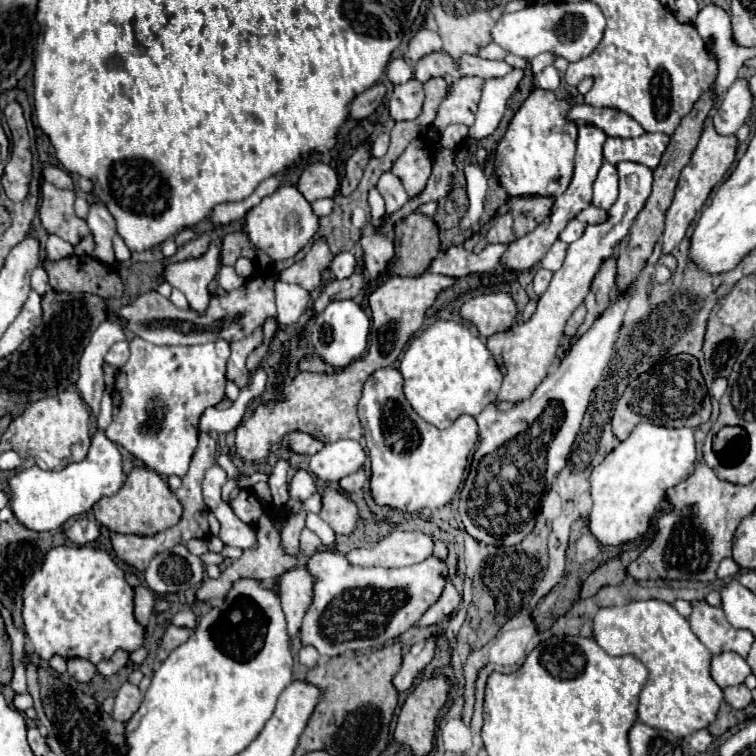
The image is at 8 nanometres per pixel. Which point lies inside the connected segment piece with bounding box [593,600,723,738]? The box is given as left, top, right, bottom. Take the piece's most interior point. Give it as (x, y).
(680, 696)

